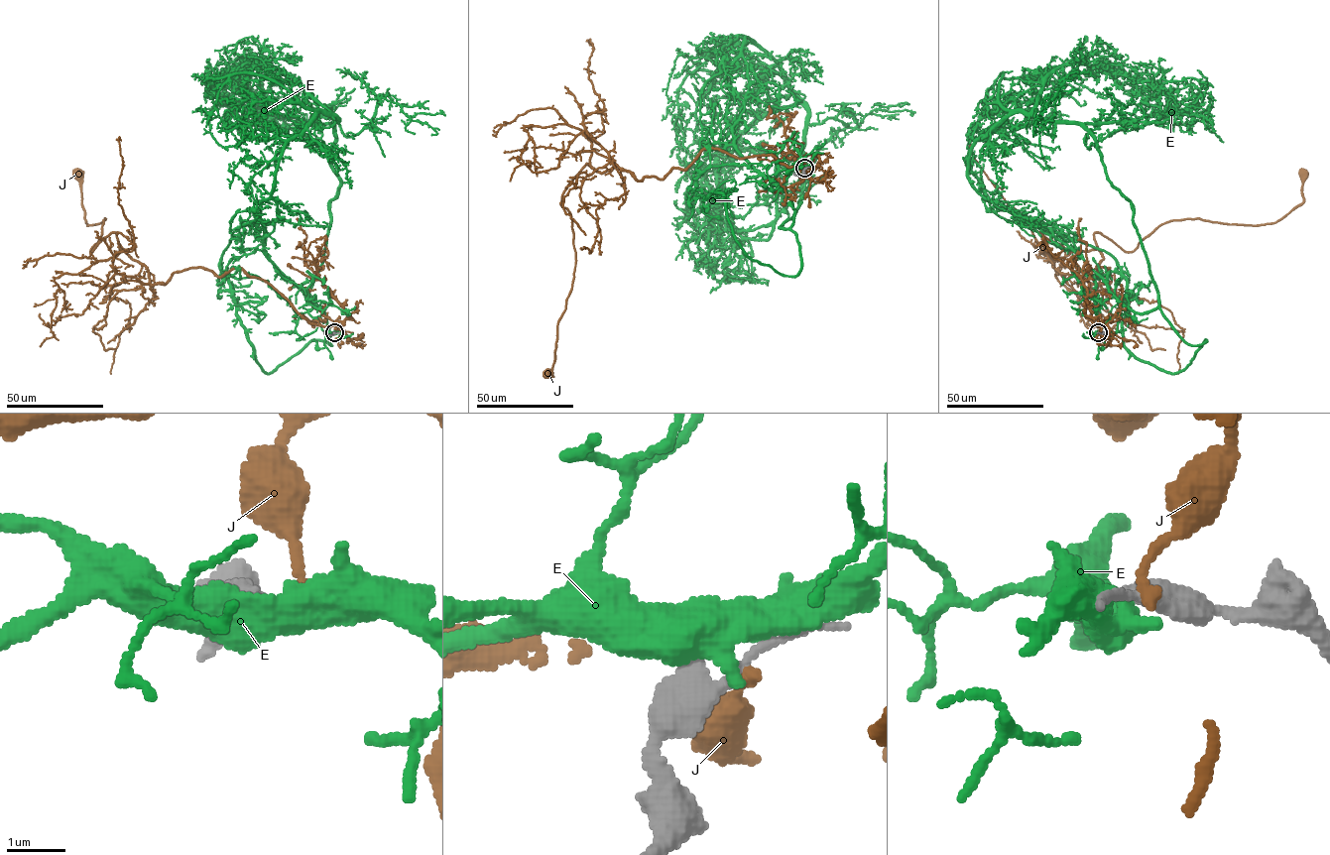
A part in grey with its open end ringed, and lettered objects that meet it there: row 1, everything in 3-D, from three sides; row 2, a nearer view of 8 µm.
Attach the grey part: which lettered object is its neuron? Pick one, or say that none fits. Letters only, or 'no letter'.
no letter

